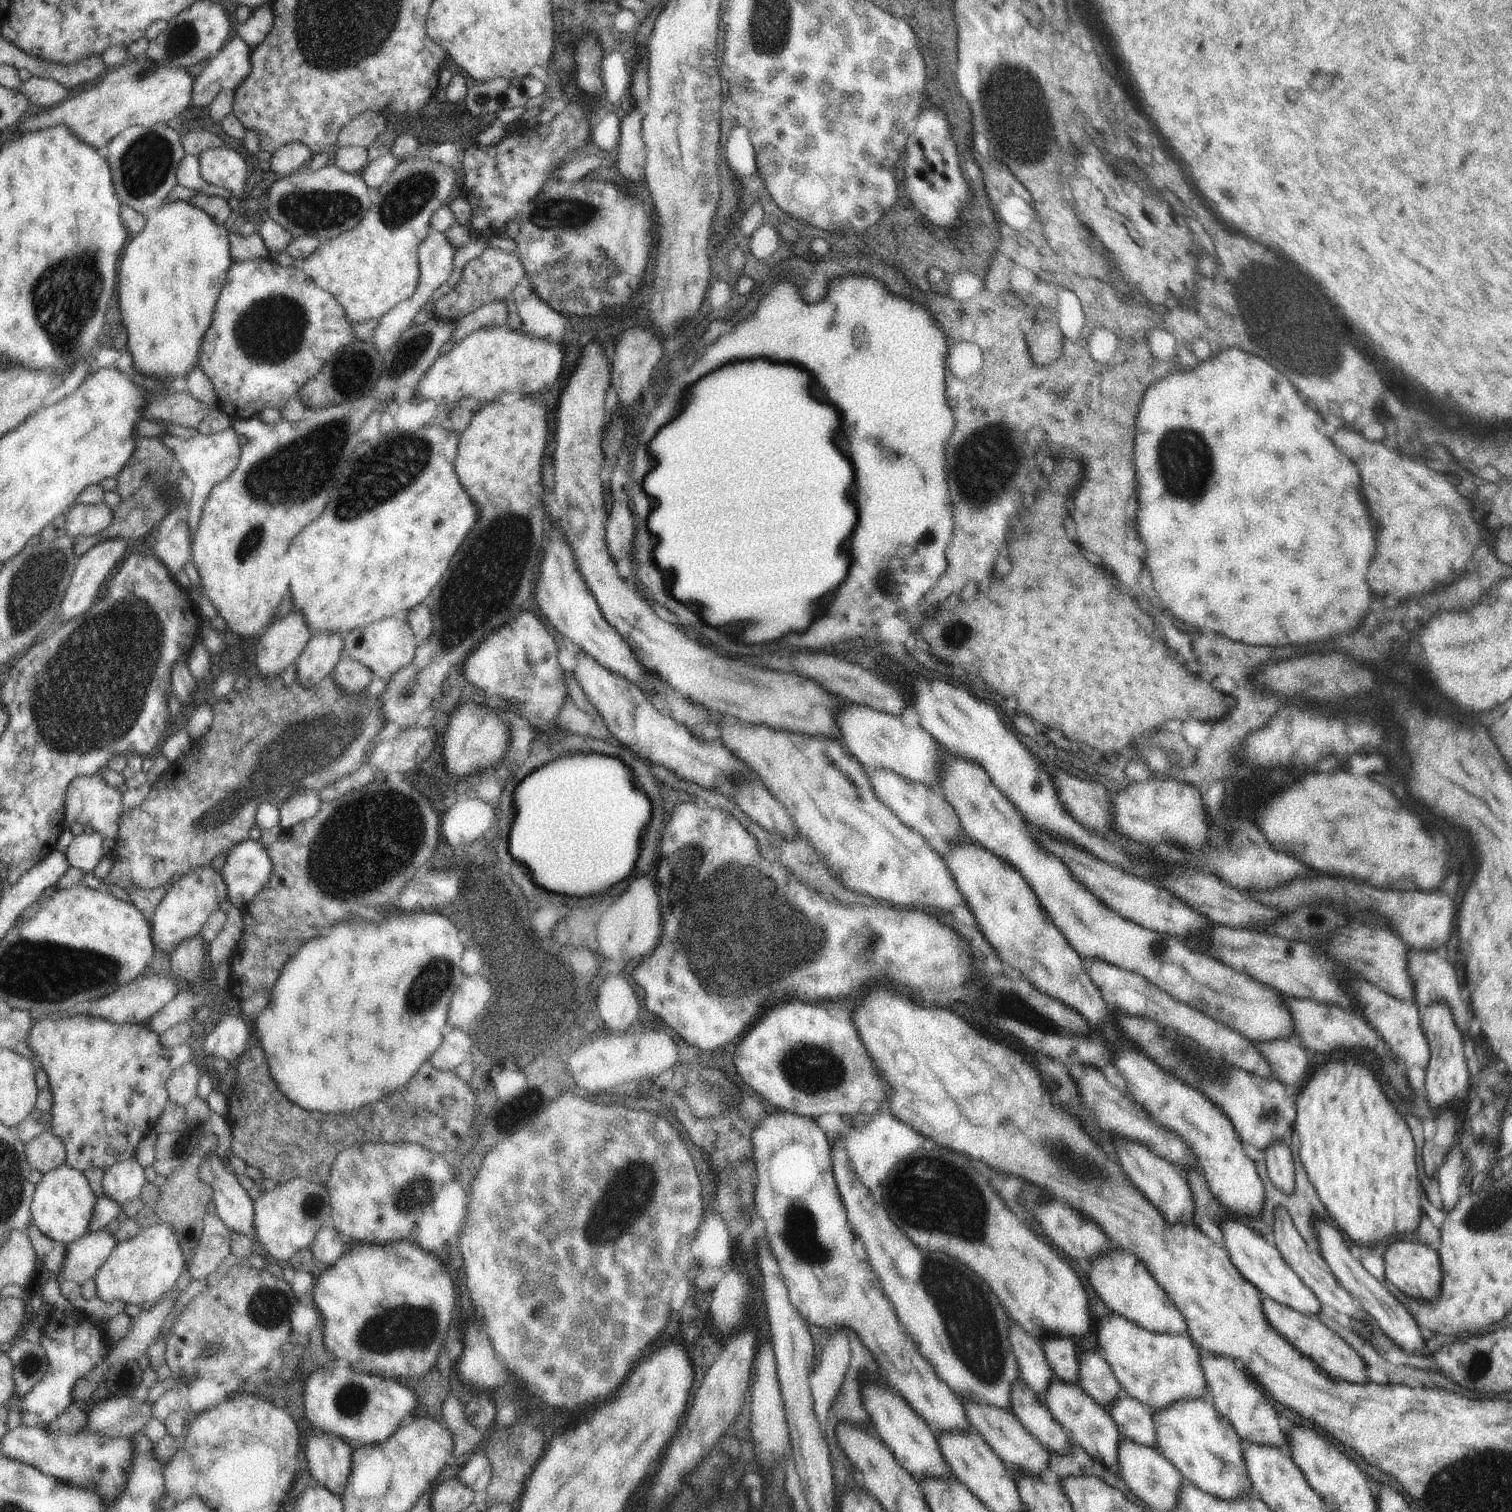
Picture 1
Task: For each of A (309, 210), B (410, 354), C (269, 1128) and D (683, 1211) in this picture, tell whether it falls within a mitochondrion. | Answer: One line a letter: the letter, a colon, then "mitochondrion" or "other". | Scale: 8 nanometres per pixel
A: mitochondrion
B: mitochondrion
C: other
D: other

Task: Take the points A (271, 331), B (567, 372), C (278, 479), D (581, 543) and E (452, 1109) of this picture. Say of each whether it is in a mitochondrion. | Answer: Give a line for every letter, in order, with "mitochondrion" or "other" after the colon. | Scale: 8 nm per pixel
A: mitochondrion
B: other
C: mitochondrion
D: other
E: other

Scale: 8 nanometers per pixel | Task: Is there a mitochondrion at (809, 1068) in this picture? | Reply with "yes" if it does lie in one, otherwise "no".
yes

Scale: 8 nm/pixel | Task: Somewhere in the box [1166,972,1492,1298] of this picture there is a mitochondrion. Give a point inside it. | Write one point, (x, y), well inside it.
(1473, 1139)

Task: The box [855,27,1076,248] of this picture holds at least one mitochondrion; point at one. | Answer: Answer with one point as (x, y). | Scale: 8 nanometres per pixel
(1014, 88)

